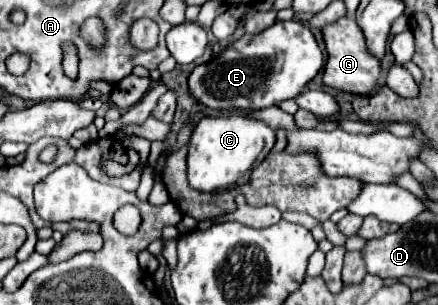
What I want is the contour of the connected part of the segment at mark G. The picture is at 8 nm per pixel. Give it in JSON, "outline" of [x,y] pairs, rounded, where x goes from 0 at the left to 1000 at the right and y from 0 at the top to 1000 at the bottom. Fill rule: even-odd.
{"outline":[[[781,56],[753,82],[740,82],[735,121],[744,141],[744,167],[749,167],[749,193],[744,193],[744,220],[740,220],[740,246],[735,246],[740,279],[772,292],[772,298],[808,305],[808,311],[845,311],[854,298],[863,246],[868,246],[868,200],[854,193],[836,167],[831,121],[826,121],[826,102],[813,82],[813,69],[799,56]]]}

